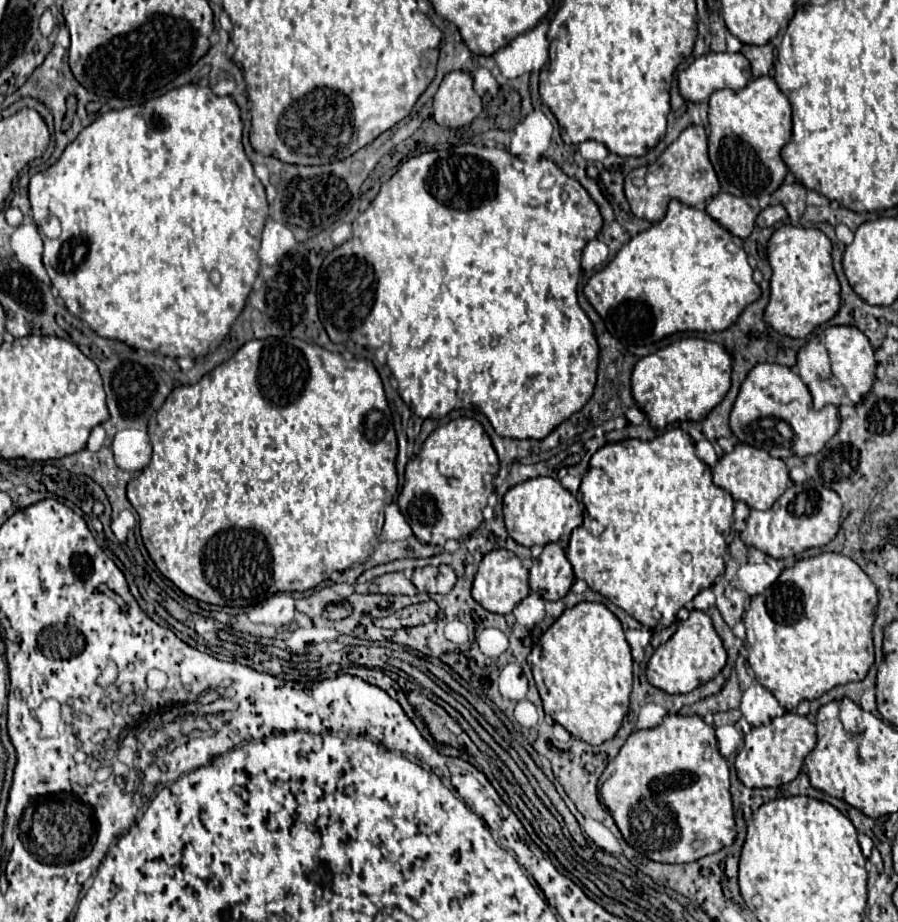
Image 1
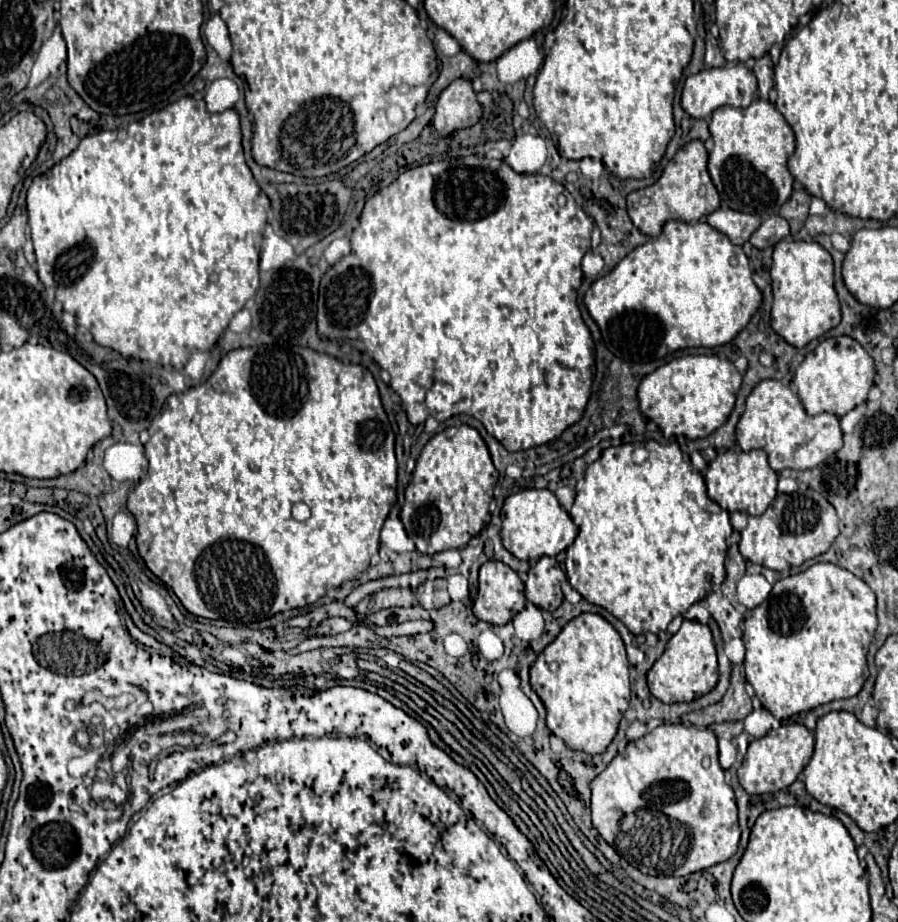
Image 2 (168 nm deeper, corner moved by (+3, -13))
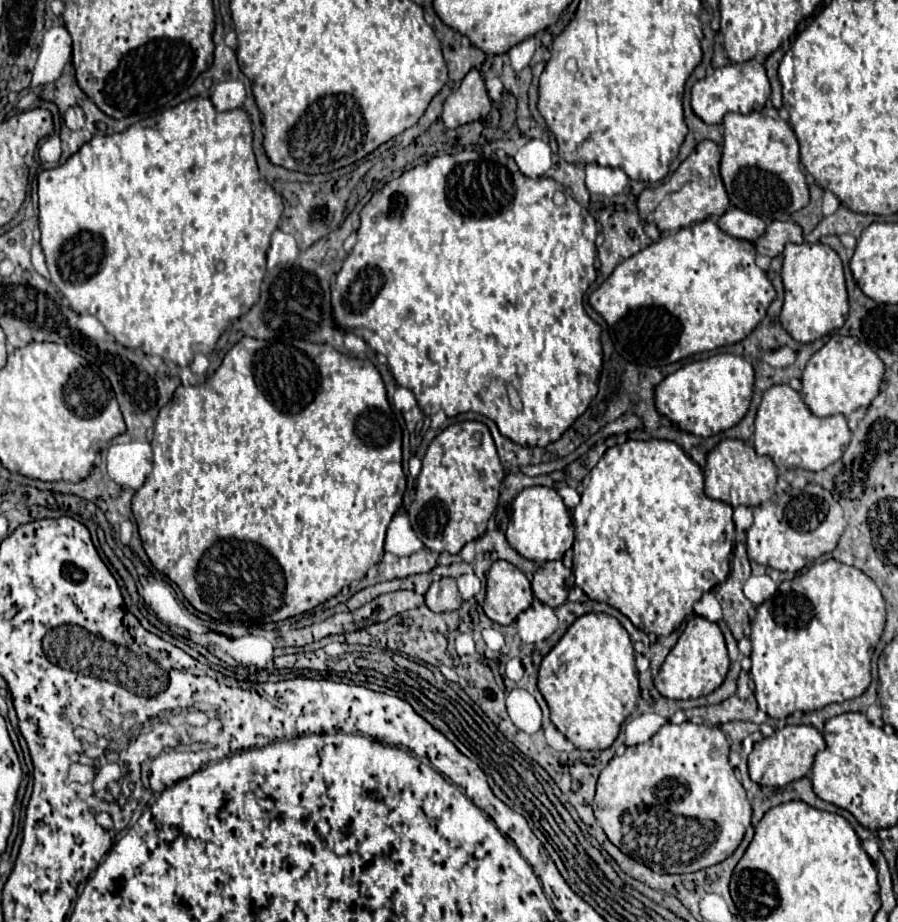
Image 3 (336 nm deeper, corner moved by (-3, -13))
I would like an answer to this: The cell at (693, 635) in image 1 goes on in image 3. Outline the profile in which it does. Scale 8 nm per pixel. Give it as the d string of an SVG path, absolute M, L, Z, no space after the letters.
M694 616L688 620L686 630L678 638L676 646L670 650L666 662L660 668L660 674L654 678L654 686L662 696L670 700L700 698L714 692L722 684L728 672L728 664L730 660L726 652L726 642L718 624L708 622L700 616Z

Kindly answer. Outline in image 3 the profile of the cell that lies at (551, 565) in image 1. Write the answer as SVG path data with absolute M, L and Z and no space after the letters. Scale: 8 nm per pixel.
M544 562L532 578L532 590L534 596L548 604L550 608L558 608L568 598L568 580L572 572L560 562Z

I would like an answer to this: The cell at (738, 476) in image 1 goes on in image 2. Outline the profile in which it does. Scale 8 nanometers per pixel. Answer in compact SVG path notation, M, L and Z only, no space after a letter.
M724 450L708 464L704 480L708 496L724 510L760 516L776 498L778 474L770 468L768 456L762 450L750 450L746 454L738 450Z

